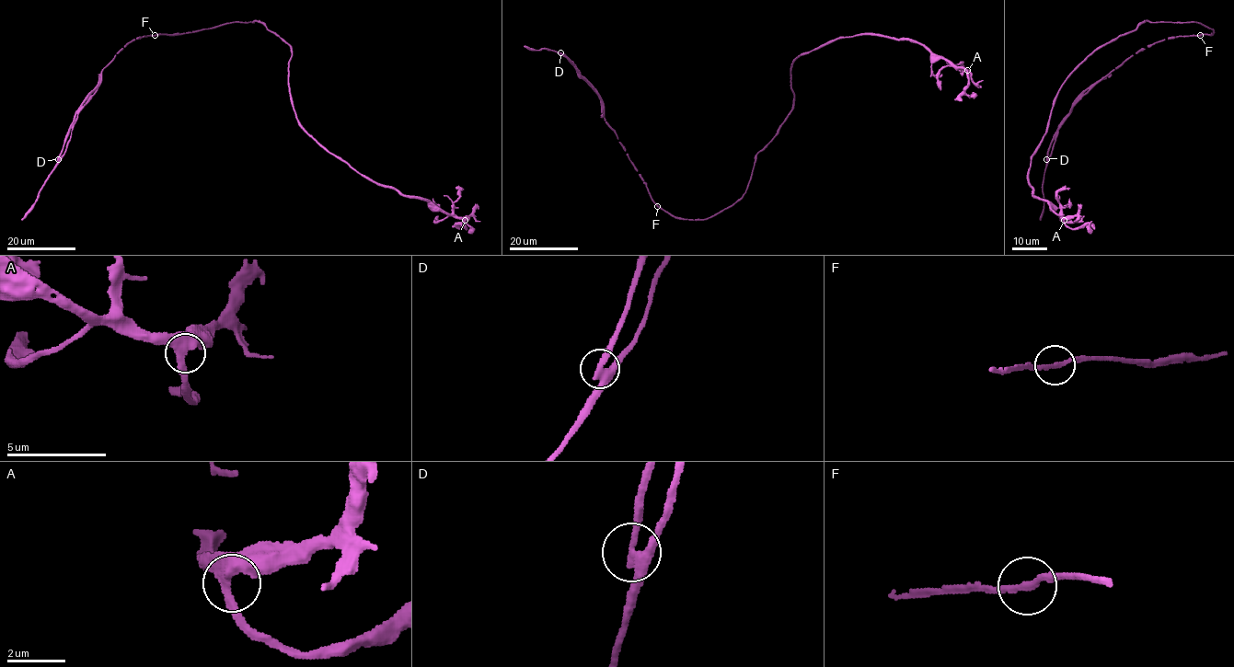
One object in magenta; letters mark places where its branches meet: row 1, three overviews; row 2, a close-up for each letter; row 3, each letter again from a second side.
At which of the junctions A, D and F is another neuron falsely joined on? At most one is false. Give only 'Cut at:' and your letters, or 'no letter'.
Cut at: D

